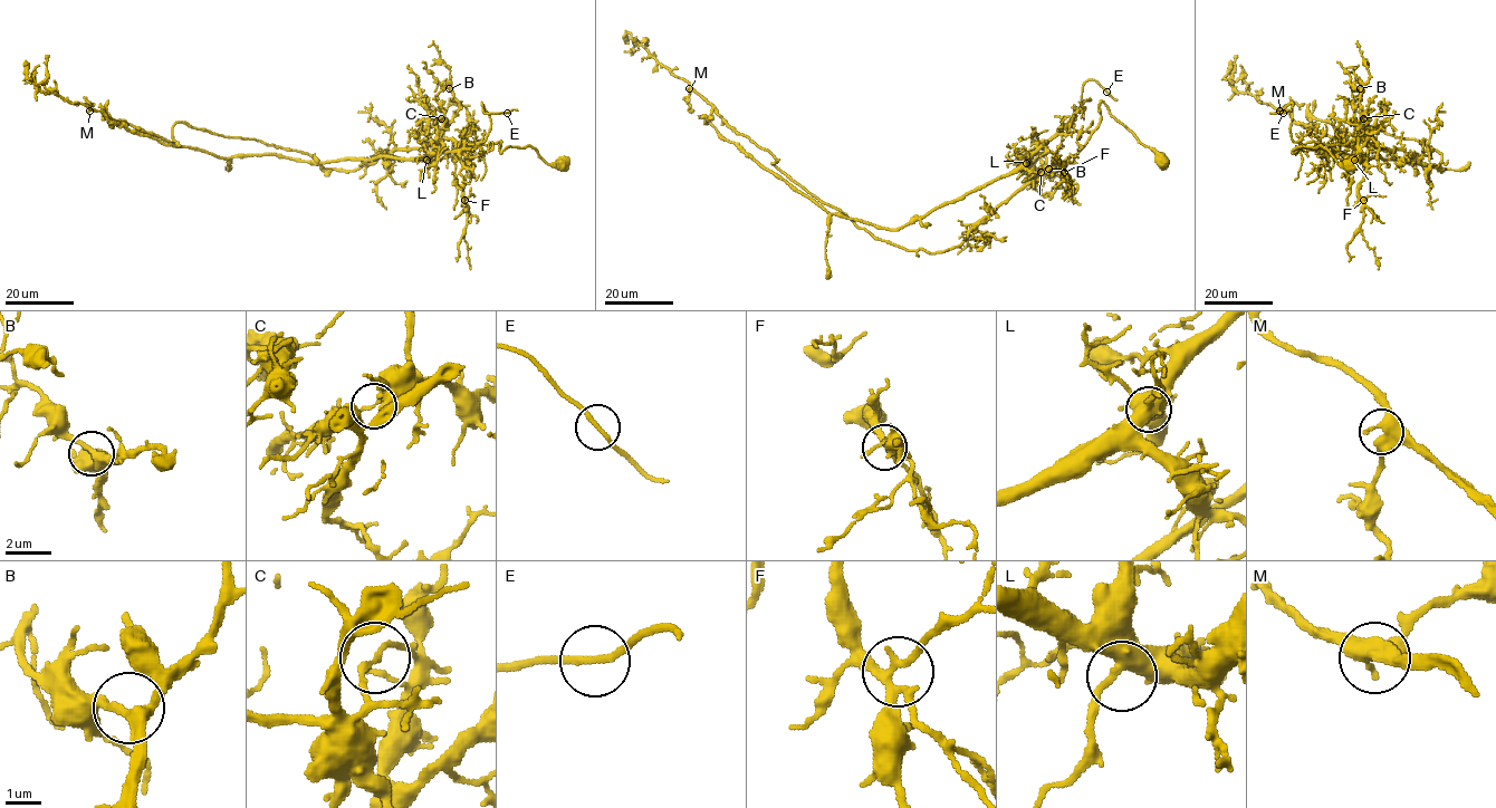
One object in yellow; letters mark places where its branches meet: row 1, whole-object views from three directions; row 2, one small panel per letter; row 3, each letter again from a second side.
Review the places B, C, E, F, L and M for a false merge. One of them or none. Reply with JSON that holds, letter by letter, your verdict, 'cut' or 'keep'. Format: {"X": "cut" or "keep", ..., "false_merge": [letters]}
{"B": "keep", "C": "cut", "E": "keep", "F": "keep", "L": "keep", "M": "keep", "false_merge": ["C"]}

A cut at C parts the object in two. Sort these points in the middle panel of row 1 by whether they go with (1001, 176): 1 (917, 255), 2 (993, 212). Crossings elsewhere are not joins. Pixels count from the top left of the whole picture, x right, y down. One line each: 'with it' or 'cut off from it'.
1: cut off from it
2: cut off from it

